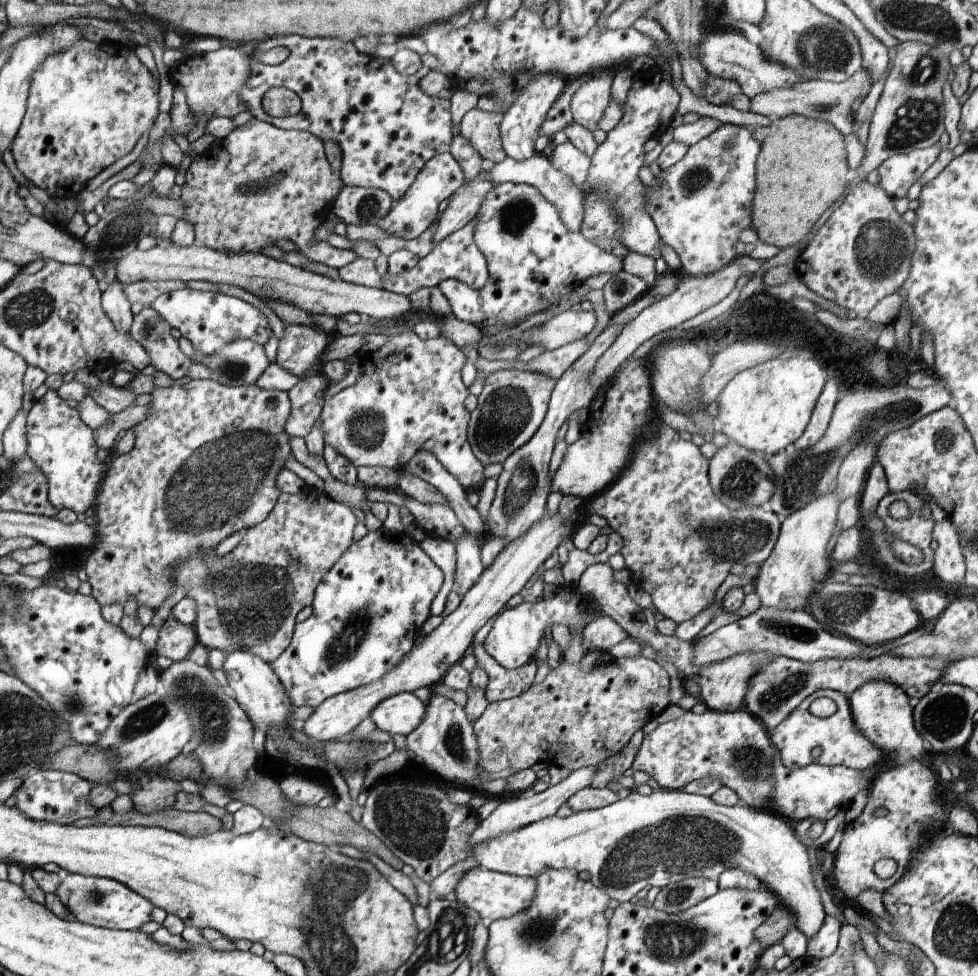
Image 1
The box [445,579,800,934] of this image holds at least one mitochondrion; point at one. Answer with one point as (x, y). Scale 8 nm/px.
(676, 843)

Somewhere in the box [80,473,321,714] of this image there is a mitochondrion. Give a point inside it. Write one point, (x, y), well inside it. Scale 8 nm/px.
(251, 603)

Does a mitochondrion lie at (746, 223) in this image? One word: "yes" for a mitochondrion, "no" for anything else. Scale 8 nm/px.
no

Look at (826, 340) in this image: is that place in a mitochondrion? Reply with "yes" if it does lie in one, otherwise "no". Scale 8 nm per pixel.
no

